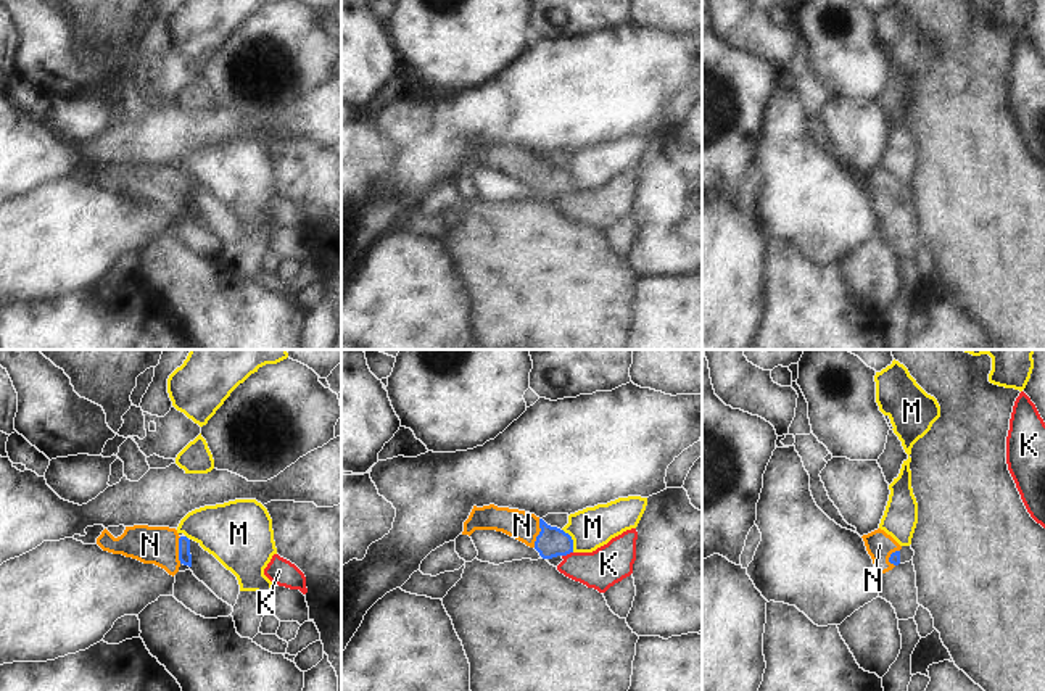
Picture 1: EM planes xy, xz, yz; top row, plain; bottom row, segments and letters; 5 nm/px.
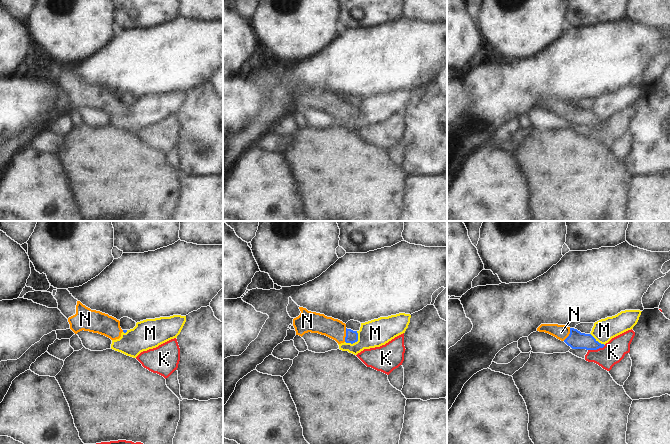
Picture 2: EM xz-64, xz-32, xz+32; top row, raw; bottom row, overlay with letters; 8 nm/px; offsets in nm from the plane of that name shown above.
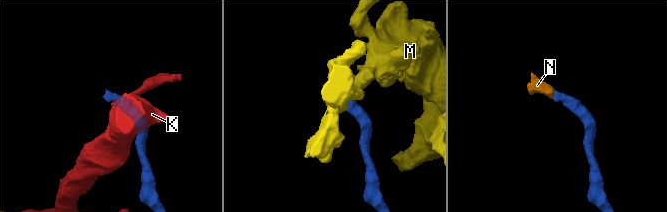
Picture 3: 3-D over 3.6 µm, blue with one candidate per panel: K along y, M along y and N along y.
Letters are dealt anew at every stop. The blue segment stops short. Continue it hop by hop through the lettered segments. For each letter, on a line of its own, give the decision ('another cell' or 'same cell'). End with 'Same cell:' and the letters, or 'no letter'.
K: another cell
M: another cell
N: same cell
Same cell: N

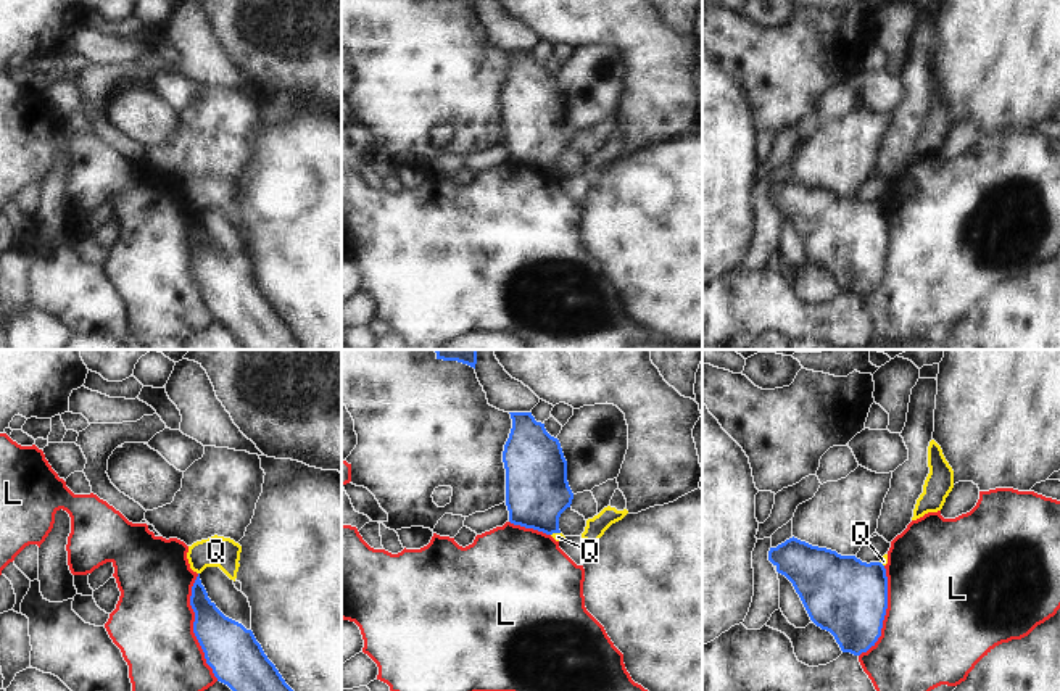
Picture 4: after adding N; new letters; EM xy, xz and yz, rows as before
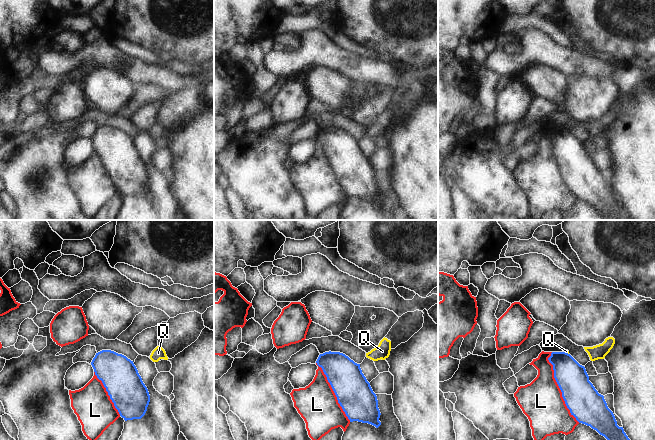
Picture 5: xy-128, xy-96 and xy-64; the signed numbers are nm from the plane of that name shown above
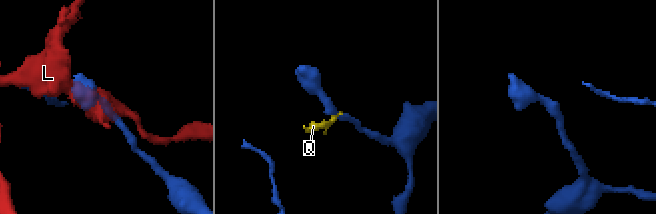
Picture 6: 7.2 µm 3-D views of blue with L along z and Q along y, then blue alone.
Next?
L: another cell
Q: another cell
Same cell: no letter

